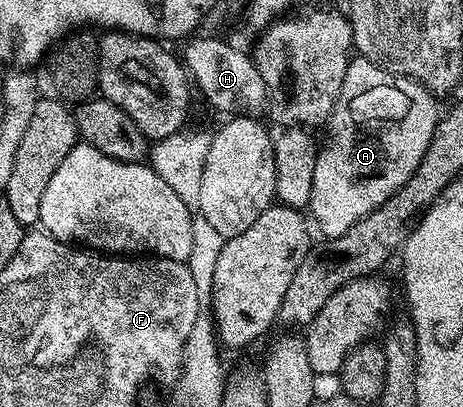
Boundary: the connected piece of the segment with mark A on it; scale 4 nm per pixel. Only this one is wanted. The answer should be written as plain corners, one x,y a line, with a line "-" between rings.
362,56
352,57
348,61
341,92
325,123
327,139
318,147
313,168
309,213
315,217
324,239
349,232
357,220
369,216
369,212
385,204
385,200
389,200
389,196
393,196
393,192
397,192
397,188
401,188
405,180
413,176
413,172
417,172
417,164
421,164
421,156
425,156
441,117
441,110
435,107
434,101
436,99
431,91
412,78
391,74

